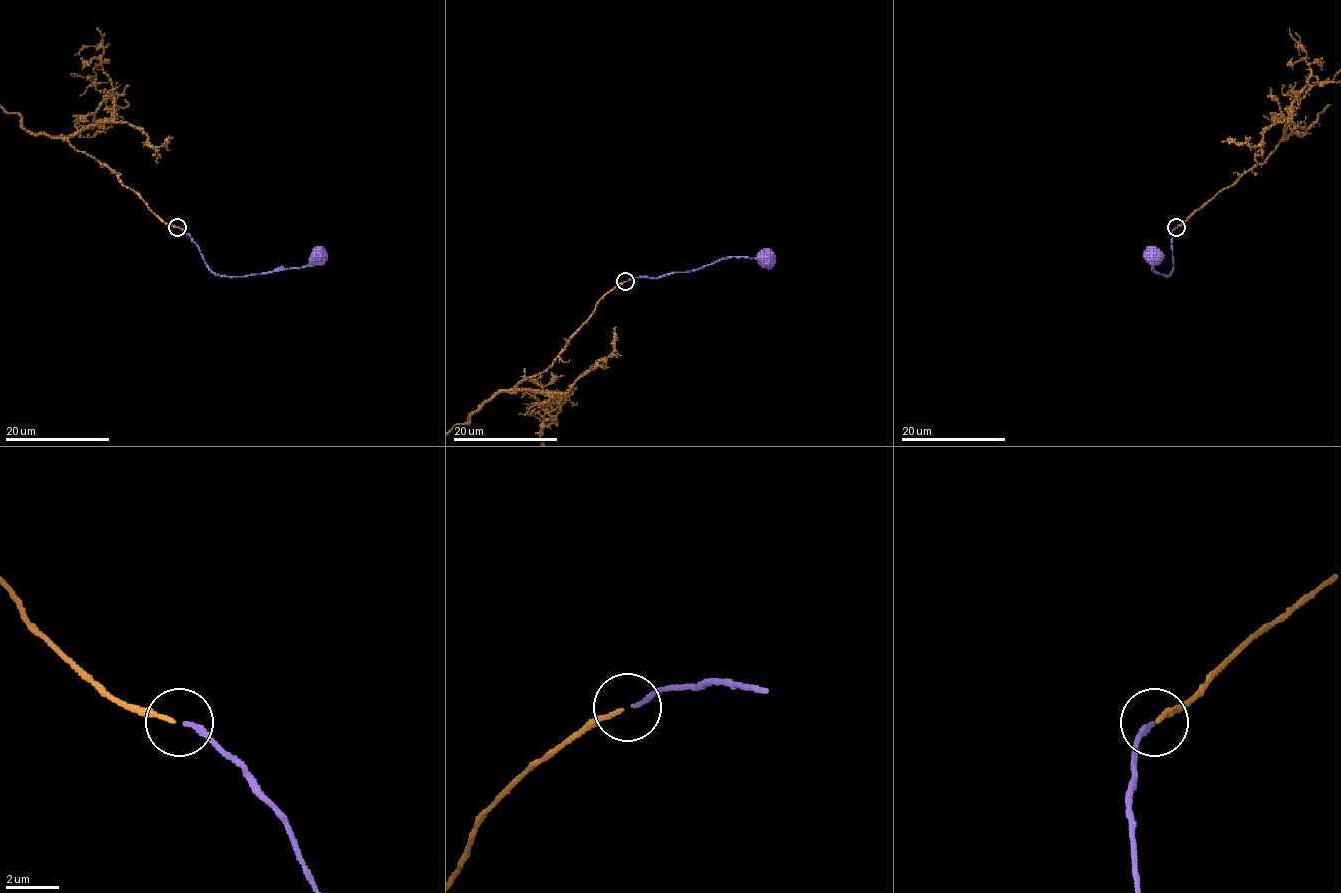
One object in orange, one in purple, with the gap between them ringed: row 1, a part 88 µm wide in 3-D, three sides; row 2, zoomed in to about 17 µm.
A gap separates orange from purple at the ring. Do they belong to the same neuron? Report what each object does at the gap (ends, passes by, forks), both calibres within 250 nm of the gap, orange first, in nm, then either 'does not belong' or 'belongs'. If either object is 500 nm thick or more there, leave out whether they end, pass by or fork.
orange ends; purple ends; calibres 150 and 200 nm; belongs

